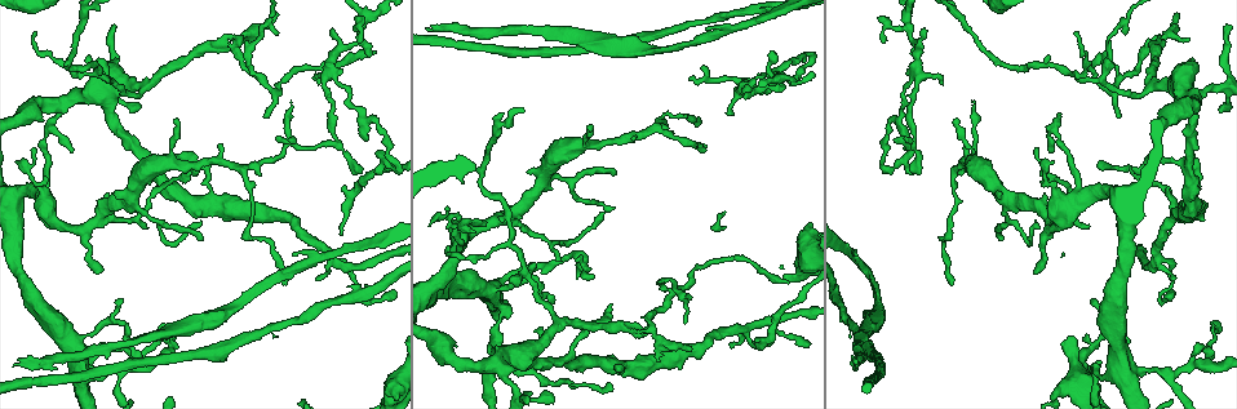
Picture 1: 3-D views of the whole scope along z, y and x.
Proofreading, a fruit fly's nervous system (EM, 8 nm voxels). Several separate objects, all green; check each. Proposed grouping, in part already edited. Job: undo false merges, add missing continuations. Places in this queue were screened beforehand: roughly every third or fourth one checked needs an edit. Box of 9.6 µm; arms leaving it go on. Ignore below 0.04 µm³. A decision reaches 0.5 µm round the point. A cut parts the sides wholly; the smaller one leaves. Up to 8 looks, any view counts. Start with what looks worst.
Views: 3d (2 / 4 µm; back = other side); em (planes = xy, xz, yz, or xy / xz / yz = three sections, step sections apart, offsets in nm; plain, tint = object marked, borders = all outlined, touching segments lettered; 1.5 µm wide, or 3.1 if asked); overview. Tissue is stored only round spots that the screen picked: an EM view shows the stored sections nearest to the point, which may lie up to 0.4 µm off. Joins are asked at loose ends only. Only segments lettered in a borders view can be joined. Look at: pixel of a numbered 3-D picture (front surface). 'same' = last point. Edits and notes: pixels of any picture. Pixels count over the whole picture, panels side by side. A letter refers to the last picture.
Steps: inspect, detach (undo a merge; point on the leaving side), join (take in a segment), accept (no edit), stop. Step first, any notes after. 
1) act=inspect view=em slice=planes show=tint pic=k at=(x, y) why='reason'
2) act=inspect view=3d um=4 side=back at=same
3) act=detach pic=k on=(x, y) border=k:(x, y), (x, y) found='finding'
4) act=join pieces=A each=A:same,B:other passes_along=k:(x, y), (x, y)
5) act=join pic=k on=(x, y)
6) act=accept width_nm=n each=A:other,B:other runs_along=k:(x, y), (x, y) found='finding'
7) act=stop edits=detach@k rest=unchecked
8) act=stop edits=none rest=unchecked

act=inspect view=3d um=4 pic=1 at=(1156, 84) why='small branch off a trunk'

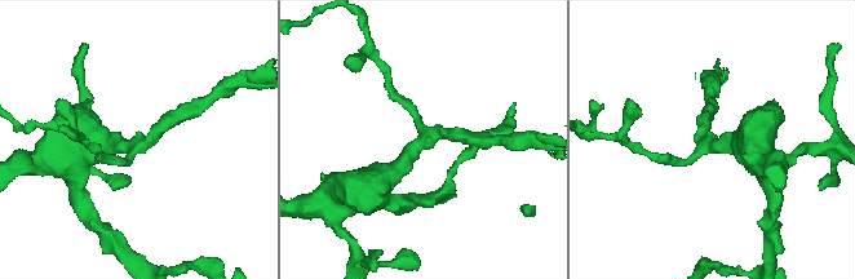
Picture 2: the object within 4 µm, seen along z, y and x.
act=inspect view=em slice=xz step=8 show=tint pic=2 at=(422, 142) arms=3

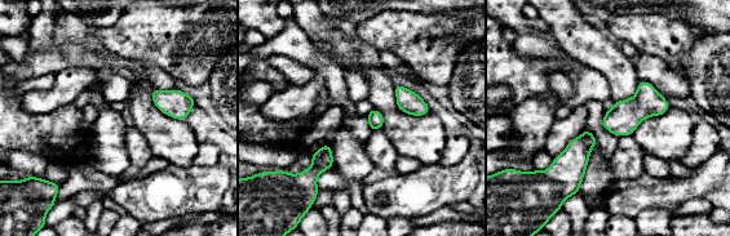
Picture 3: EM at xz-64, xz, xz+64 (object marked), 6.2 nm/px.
act=inspect view=em slice=planes show=borders at=same why='cut it another way'

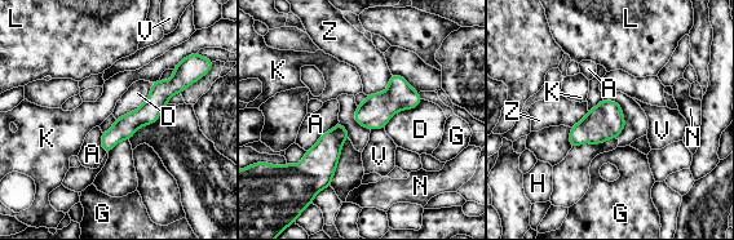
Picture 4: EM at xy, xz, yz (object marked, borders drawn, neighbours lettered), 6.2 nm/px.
act=accept width_nm=200 each=A:other,D:other,G:other,H:other,K:other,L:other,N:other,V:other,Z:other runs_along=4:(176, 85), (129, 123), (106, 147) found='one neuron here'

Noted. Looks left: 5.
act=inspect view=em slice=planes show=borders pic=1 at=(176, 117) why='branch stops here'

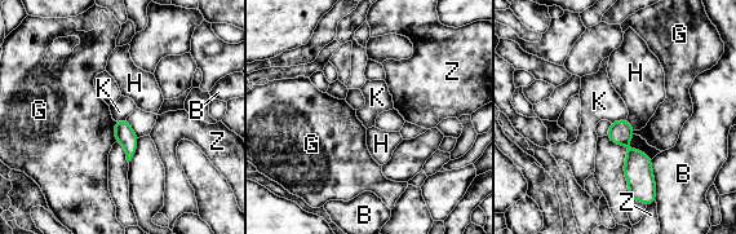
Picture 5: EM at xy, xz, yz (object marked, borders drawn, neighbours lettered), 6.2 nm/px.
act=accept each=B:other,G:other,H:other,K:other,Z:other border=5:(625, 118), (611, 123) found='no lettered segment goes on from it'

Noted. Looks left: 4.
act=inspect view=em slice=planes show=plain pic=1 at=(20, 192) why='thick turns thin'

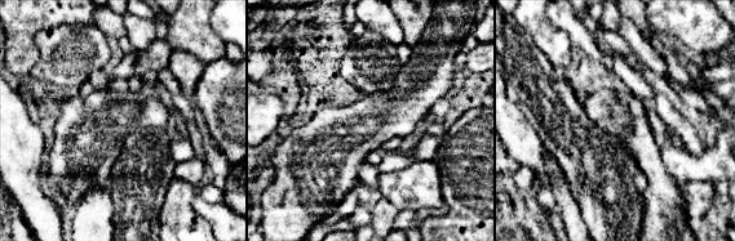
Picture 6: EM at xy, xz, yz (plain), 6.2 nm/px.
act=inspect view=em slice=planes show=borders at=same why='what lies round it'

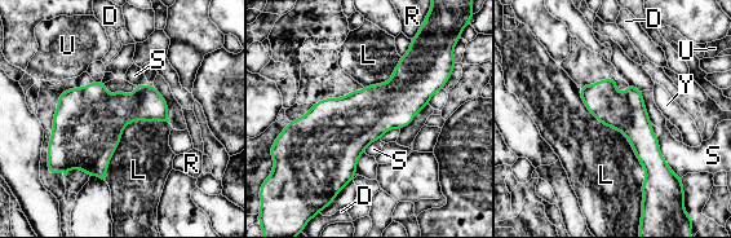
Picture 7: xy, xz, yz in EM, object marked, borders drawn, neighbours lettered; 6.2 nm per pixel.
act=accept each=D:other,L:other,R:other,S:other,U:other,Y:other border=7:(579, 88), (628, 140), (643, 195) found='one neuron here'

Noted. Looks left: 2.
act=stop edits=none rest=unchecked

